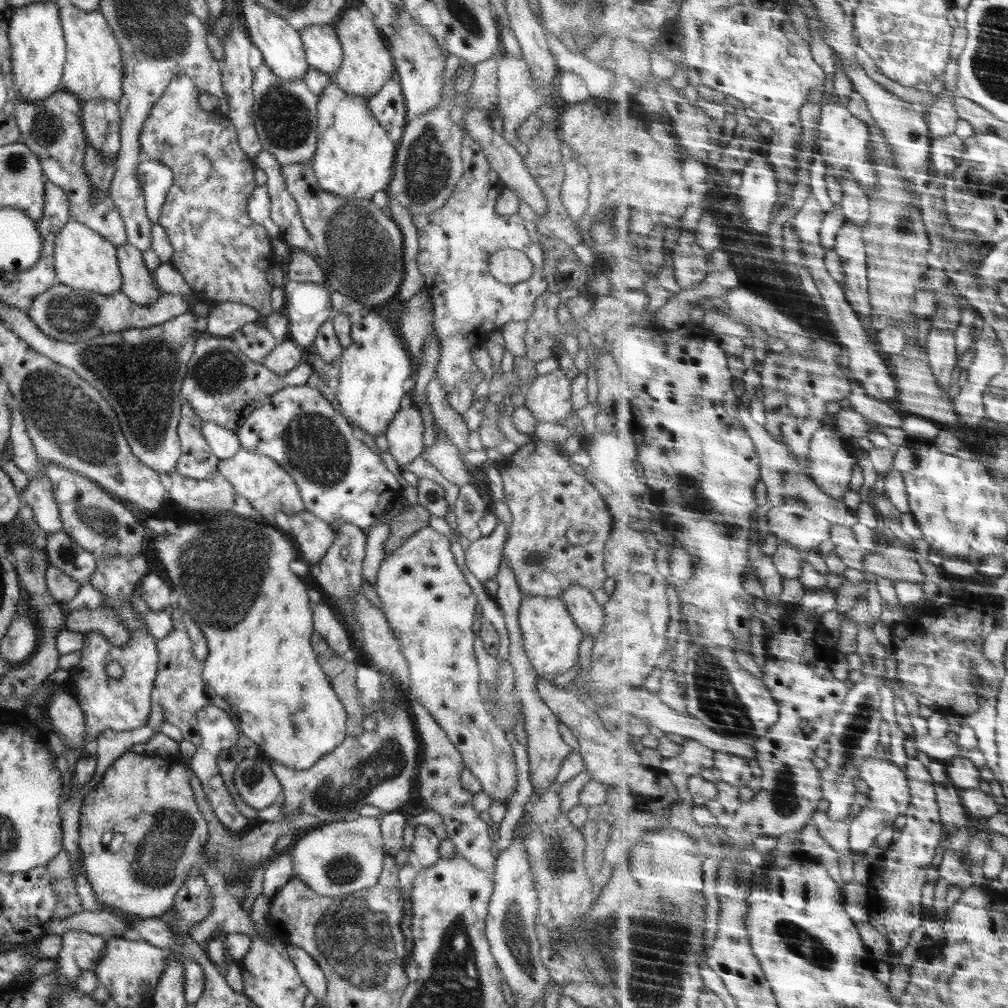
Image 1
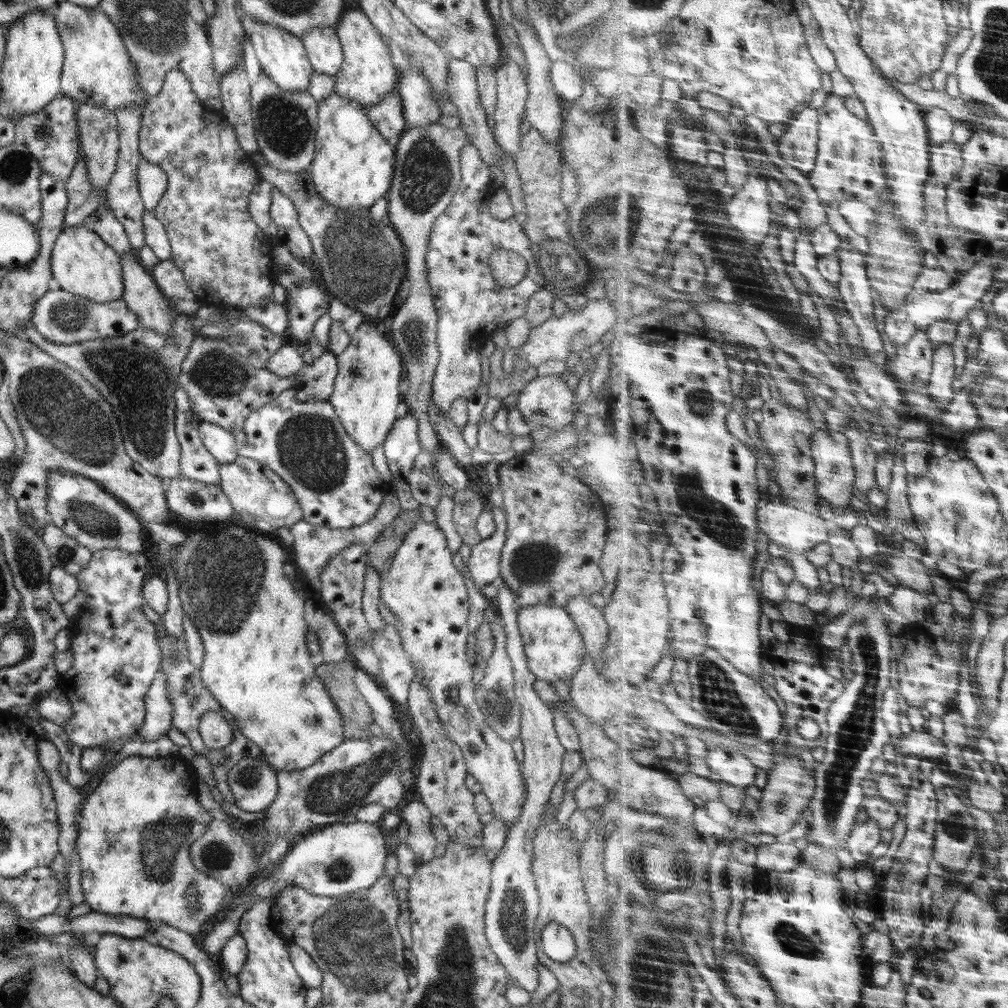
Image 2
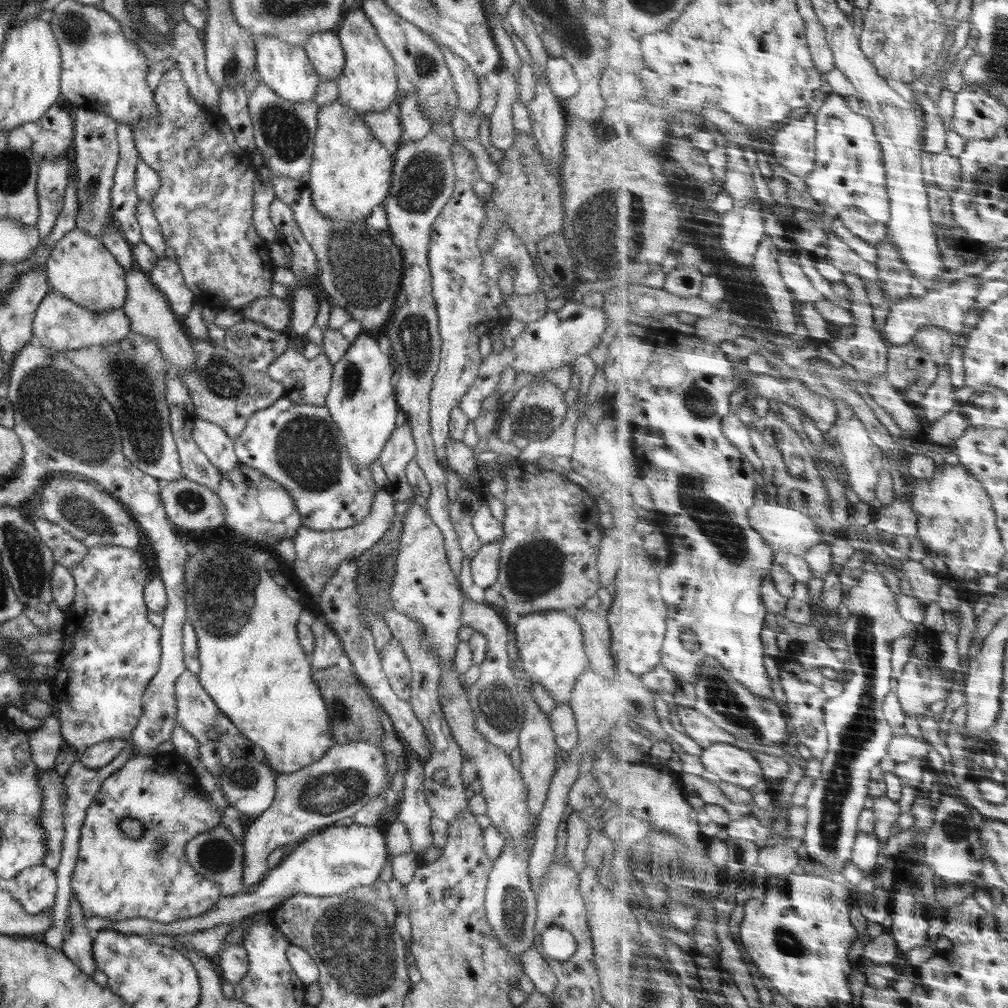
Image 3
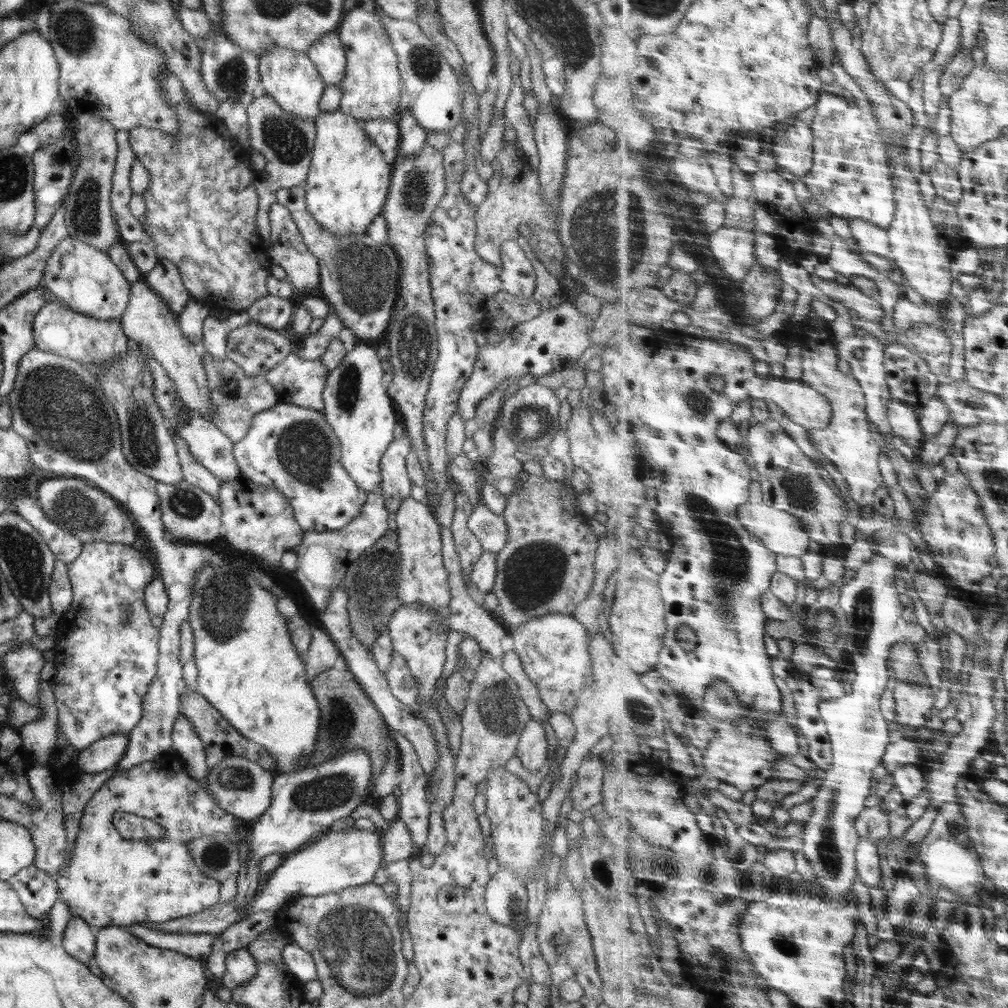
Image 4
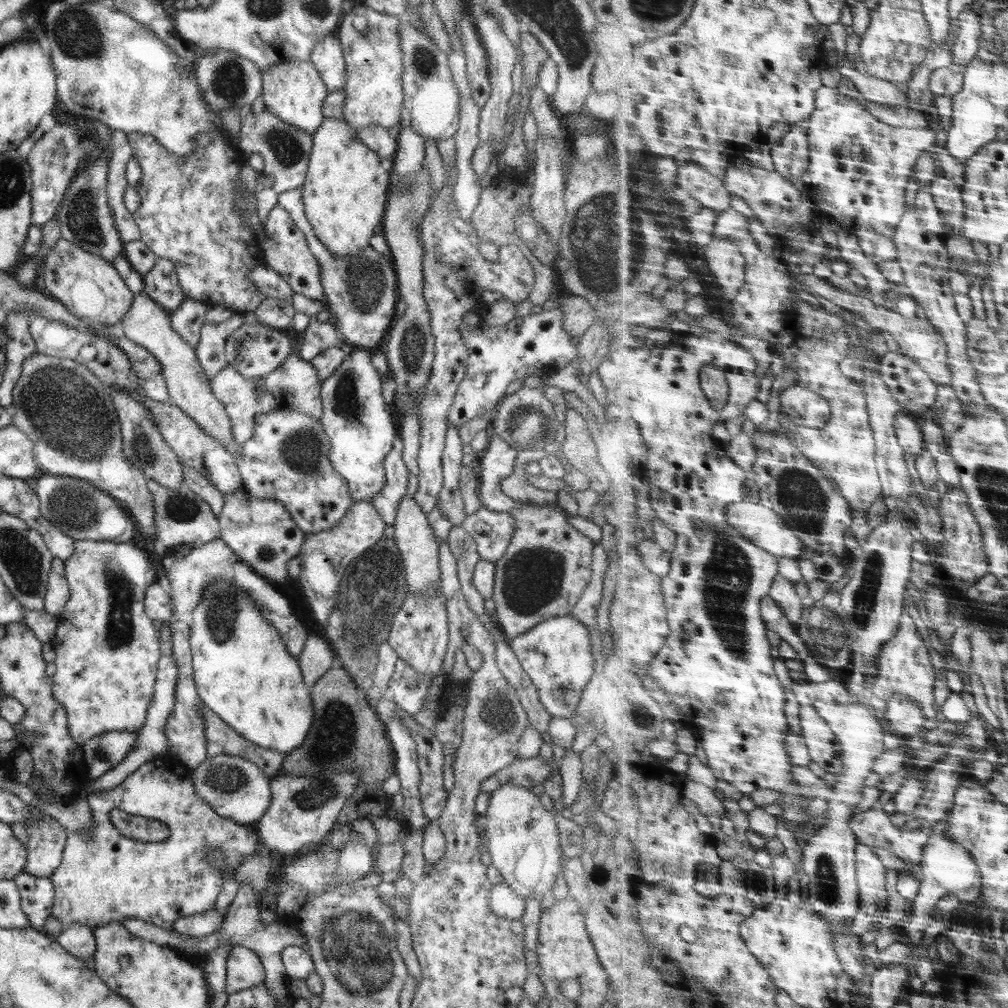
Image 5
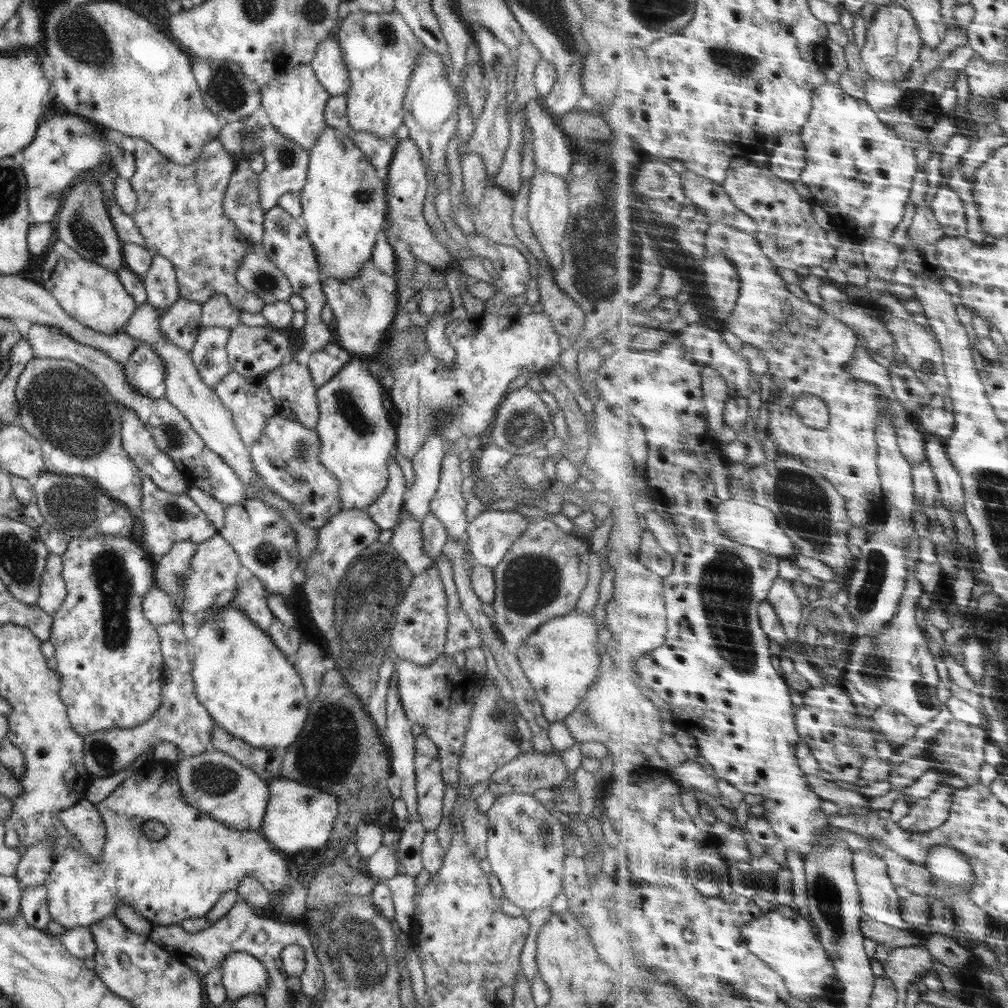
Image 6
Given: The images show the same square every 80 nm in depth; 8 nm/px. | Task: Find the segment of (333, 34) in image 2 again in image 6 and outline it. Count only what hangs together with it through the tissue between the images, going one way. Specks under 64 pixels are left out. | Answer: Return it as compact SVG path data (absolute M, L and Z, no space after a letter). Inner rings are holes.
M332 38L322 41L309 65L329 96L345 96L350 88L350 79L338 41Z

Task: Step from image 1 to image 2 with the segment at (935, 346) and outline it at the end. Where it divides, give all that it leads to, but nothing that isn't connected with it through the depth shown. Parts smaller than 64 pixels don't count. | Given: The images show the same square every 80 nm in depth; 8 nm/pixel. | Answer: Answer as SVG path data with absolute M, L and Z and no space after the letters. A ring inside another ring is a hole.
M945 344L935 349L935 371L929 384L931 397L942 408L948 408L956 396L956 390L952 386L956 378L956 356L954 356L951 345Z

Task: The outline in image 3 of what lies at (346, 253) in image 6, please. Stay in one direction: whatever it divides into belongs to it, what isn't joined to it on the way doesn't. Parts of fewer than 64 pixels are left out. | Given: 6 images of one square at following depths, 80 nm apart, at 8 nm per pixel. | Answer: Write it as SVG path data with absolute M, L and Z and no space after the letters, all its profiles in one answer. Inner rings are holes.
M339 100L320 107L313 159L306 176L314 208L330 220L364 222L389 195L393 159L386 147L376 140L362 116L345 108Z

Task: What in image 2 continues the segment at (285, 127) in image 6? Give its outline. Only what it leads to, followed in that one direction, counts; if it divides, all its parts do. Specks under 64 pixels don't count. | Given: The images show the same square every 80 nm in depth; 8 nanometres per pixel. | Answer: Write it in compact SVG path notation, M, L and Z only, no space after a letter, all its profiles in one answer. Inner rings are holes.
M263 20L245 21L247 36L253 44L261 70L267 74L284 92L307 90L311 76L314 73L311 62L308 60L305 46L300 38L296 38L287 30L266 24Z

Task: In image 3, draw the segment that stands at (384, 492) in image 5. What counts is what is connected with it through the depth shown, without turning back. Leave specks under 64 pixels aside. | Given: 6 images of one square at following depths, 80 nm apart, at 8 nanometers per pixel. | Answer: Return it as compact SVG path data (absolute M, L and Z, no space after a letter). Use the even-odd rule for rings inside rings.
M406 419L405 423L396 428L391 434L391 437L386 441L380 456L369 466L375 485L380 489L388 490L393 496L393 499L396 502L394 506L394 508L396 508L396 512L394 512L395 515L406 512L415 496L408 484L405 473L406 465L415 458L415 450L416 447L412 436L412 427Z

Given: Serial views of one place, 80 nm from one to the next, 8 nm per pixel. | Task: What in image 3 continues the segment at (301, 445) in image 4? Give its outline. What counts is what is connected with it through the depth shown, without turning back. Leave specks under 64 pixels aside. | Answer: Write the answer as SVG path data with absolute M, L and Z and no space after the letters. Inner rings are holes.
M286 396L272 406L256 411L248 419L240 436L233 439L237 460L281 484L293 498L301 524L312 530L342 530L357 525L370 511L378 487L368 466L351 461L342 433L332 420L326 405L298 404Z

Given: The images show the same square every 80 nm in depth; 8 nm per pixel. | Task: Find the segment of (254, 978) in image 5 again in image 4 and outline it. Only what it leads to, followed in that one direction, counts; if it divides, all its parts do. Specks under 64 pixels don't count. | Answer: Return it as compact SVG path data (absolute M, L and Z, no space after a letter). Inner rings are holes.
M246 947L229 952L225 962L226 972L220 982L221 986L233 990L256 976L256 959Z

